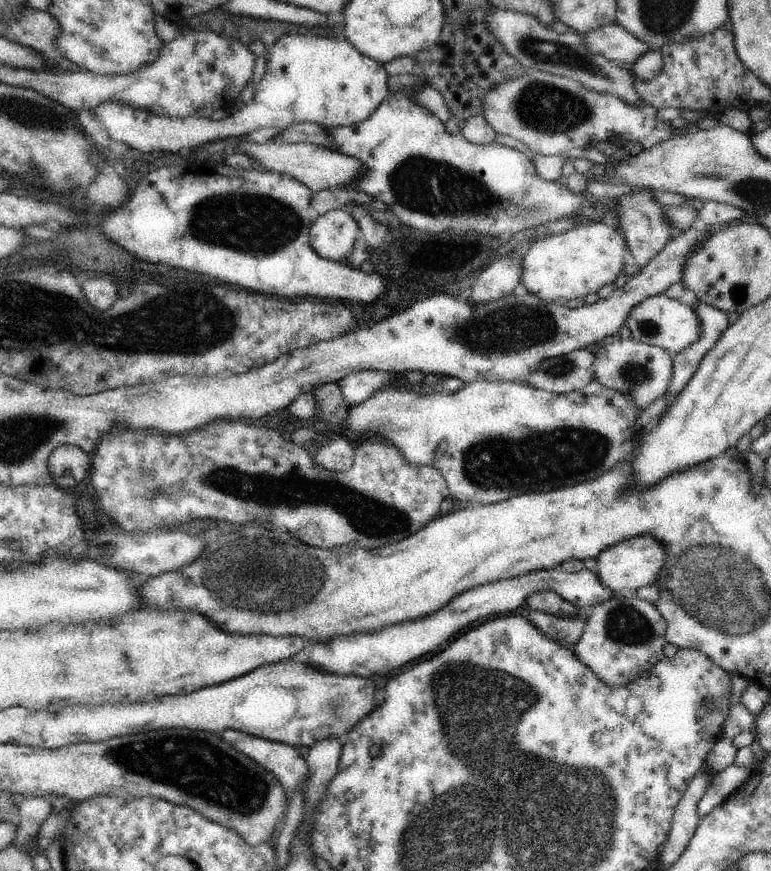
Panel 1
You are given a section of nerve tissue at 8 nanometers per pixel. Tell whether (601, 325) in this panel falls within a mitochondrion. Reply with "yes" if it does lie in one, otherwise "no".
no

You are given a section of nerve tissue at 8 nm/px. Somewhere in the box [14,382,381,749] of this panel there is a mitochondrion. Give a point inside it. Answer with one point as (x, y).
(277, 577)

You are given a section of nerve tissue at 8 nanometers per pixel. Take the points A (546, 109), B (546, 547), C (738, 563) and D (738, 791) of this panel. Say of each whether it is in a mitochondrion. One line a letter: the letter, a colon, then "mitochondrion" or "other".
A: mitochondrion
B: other
C: mitochondrion
D: other

